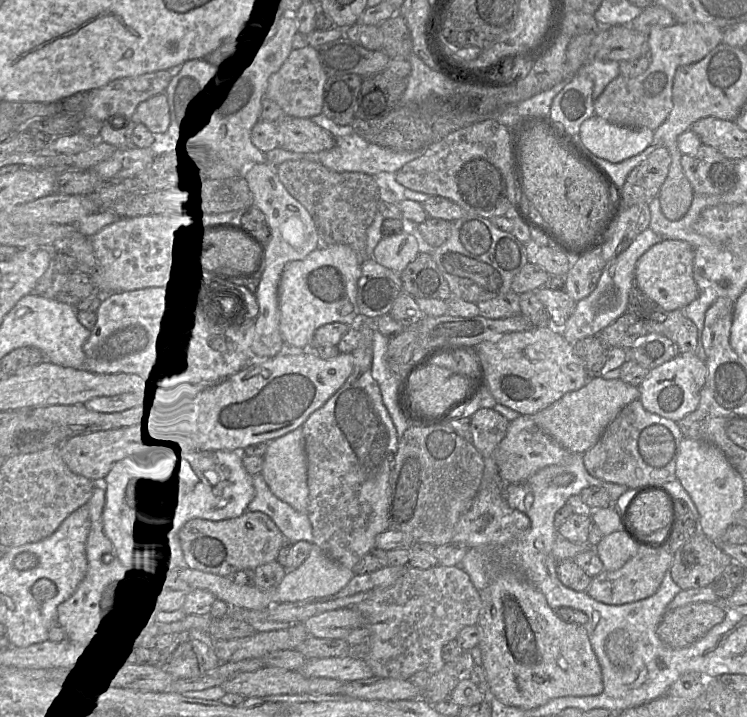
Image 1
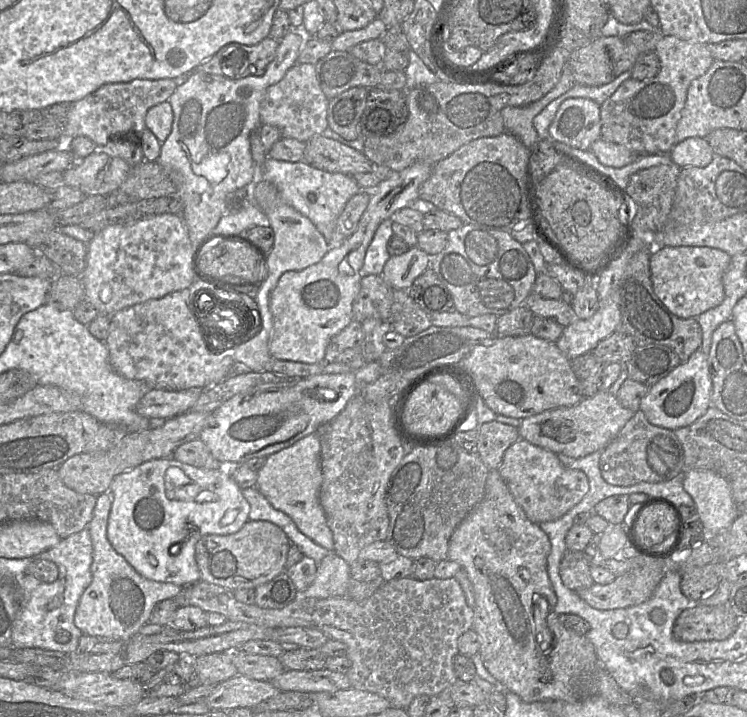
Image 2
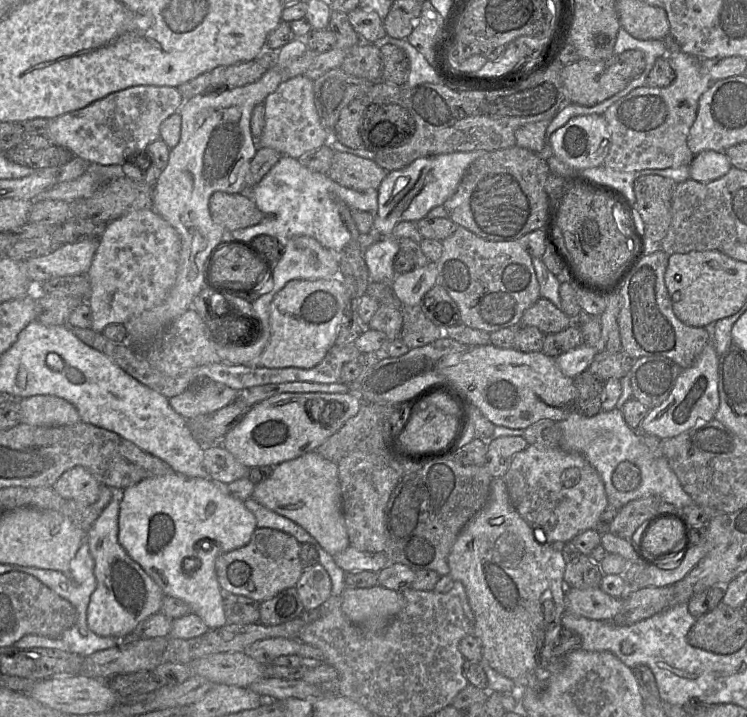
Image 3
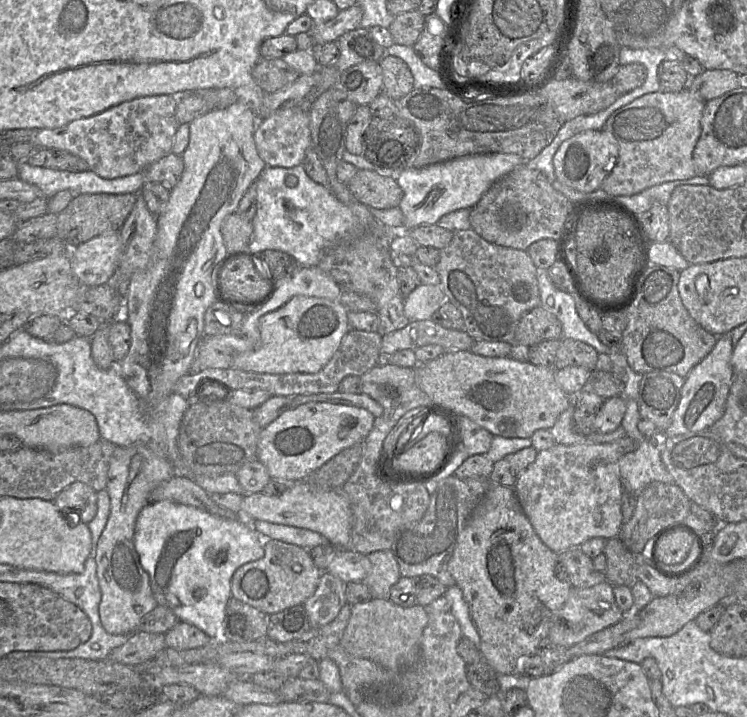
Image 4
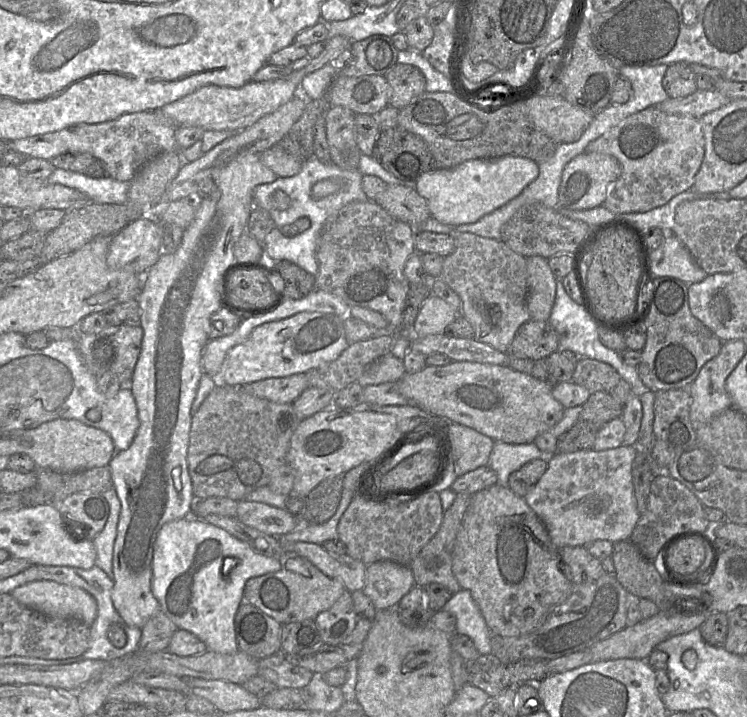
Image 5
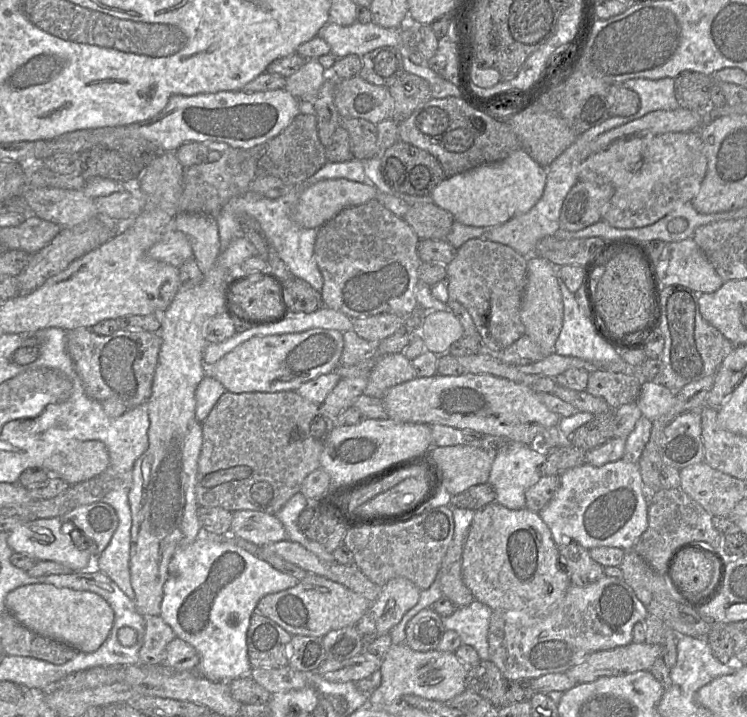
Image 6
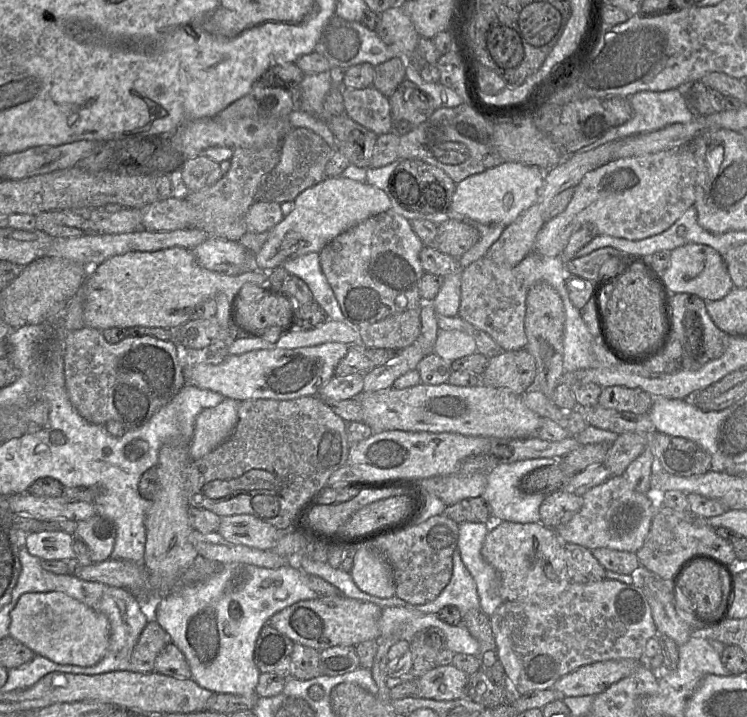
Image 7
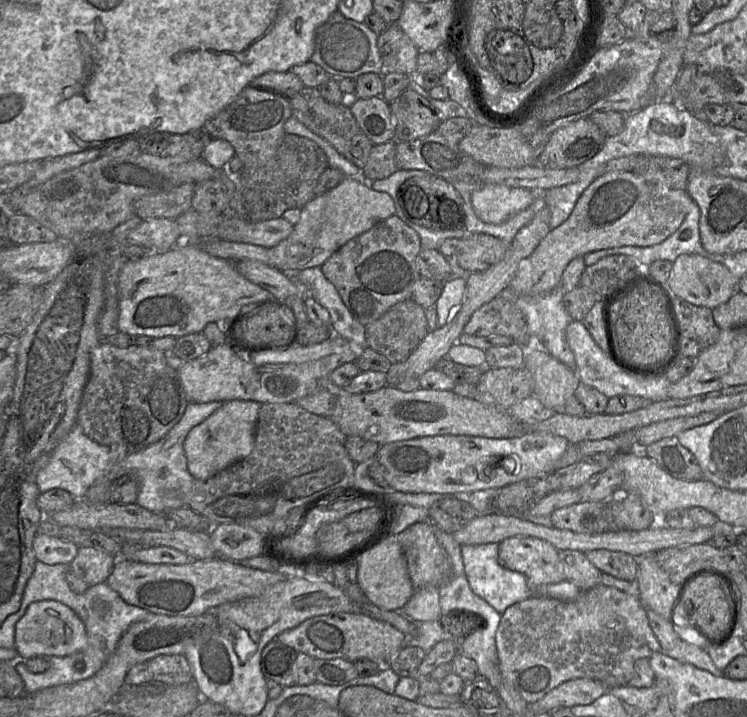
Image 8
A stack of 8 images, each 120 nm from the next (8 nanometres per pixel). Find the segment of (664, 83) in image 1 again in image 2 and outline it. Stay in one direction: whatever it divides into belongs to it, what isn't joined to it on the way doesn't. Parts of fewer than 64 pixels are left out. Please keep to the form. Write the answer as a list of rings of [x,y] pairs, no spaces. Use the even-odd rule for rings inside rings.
[[[666,35],[656,45],[654,52],[660,61],[658,74],[645,80],[625,80],[614,94],[600,105],[601,138],[624,146],[639,155],[669,154],[677,143],[676,127],[686,102],[691,82],[706,73],[713,63],[709,45],[690,42]]]

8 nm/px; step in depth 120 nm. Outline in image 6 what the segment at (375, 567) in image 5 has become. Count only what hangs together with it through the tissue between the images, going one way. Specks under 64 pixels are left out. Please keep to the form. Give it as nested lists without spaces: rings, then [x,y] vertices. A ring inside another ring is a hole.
[[[404,577],[393,578],[381,587],[379,596],[370,604],[370,611],[374,616],[377,636],[388,634],[399,624],[404,615],[417,604],[419,595],[419,588],[412,581]]]

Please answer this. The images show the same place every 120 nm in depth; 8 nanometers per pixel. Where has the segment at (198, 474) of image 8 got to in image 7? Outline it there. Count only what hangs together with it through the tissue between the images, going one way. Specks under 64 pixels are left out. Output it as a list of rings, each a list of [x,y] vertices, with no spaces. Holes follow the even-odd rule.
[[[226,398],[198,415],[189,447],[192,461],[204,457],[231,436],[237,424],[239,405],[240,401]]]

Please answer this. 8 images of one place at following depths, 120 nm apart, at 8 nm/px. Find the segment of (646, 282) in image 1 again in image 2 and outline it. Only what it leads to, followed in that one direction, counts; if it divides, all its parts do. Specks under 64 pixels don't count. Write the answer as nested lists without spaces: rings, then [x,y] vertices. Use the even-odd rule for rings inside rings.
[[[697,246],[661,247],[650,256],[653,290],[675,316],[696,318],[723,301],[725,296],[723,275],[730,264],[730,255],[715,248]]]

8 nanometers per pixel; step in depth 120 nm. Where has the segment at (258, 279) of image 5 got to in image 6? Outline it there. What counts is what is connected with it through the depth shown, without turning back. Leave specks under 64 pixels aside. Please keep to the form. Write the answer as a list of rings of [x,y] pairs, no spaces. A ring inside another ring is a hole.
[[[267,278],[237,283],[231,289],[229,303],[239,317],[257,322],[279,319],[286,311],[281,287]]]

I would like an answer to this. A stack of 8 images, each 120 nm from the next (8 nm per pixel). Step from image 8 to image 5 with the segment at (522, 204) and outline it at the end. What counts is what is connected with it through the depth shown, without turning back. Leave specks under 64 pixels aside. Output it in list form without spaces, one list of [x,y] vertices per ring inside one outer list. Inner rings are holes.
[[[506,155],[496,159],[472,159],[450,169],[422,174],[415,190],[428,205],[431,217],[456,227],[474,223],[520,195],[539,174],[539,164],[527,157]]]

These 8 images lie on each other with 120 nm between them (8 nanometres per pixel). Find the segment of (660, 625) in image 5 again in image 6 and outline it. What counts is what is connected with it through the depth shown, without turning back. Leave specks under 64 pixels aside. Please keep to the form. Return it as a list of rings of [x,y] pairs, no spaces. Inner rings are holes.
[[[632,641],[625,646],[594,652],[564,673],[576,684],[590,683],[601,677],[650,671],[660,656],[662,646]]]

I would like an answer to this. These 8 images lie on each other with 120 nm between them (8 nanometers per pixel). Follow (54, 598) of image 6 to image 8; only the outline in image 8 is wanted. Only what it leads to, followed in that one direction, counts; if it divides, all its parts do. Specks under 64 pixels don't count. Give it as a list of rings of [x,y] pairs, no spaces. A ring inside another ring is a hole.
[[[54,600],[31,603],[15,626],[15,647],[20,660],[31,657],[65,657],[81,651],[87,644],[84,623],[68,606]]]

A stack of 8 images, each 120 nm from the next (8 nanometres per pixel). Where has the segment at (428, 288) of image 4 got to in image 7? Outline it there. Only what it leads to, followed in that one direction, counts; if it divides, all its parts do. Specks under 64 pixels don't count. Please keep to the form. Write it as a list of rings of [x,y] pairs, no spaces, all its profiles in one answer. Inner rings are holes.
[[[440,329],[433,346],[433,353],[446,361],[462,358],[476,351],[477,346],[474,339],[458,330]]]

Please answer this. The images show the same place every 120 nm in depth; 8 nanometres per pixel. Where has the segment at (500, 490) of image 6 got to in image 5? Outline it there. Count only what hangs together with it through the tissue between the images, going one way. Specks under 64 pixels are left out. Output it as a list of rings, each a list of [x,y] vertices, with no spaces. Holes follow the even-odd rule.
[[[494,441],[488,466],[497,474],[497,483],[507,486],[508,478],[512,472],[525,463],[538,458],[548,458],[548,456],[545,456],[534,442],[509,444]]]

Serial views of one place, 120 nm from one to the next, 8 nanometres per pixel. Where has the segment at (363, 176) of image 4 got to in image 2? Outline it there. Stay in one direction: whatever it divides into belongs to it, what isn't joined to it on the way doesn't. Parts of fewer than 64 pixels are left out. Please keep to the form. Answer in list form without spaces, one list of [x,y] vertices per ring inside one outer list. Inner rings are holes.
[[[322,134],[311,137],[305,144],[304,161],[323,171],[354,177],[370,172],[376,165],[362,152]]]

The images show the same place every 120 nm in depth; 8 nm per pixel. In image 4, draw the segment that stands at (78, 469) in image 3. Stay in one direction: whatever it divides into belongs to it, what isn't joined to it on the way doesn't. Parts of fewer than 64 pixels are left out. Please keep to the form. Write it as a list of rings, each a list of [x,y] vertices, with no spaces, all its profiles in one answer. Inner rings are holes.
[[[74,482],[67,486],[53,502],[62,513],[80,517],[85,524],[93,520],[98,510],[97,492],[83,482]]]

